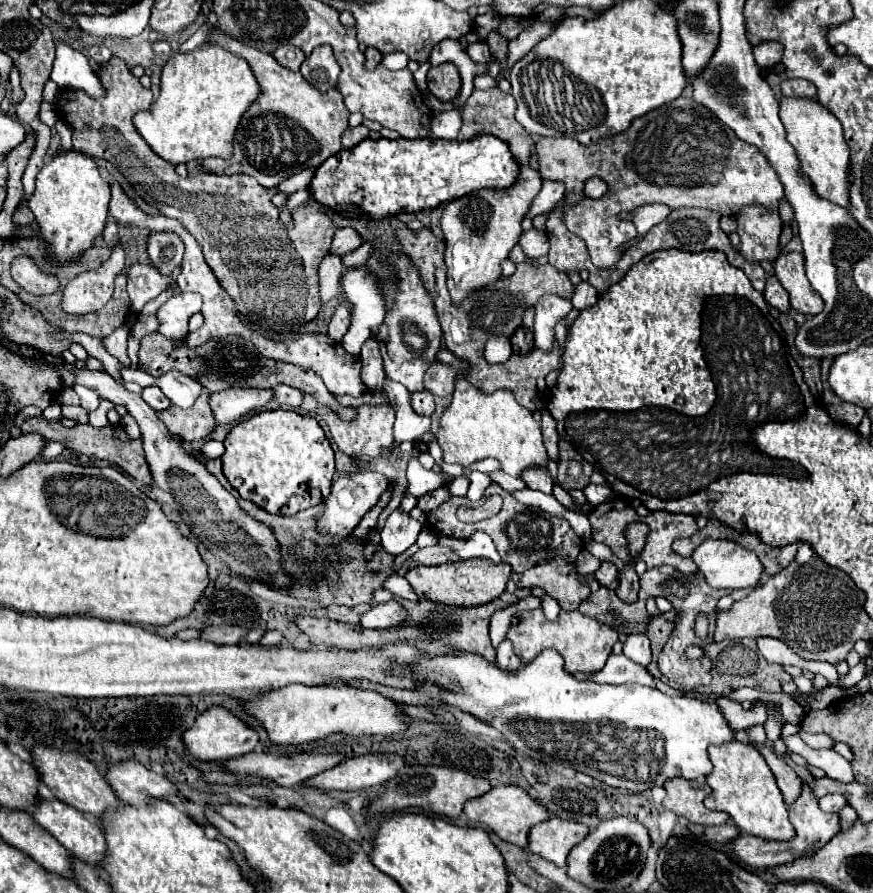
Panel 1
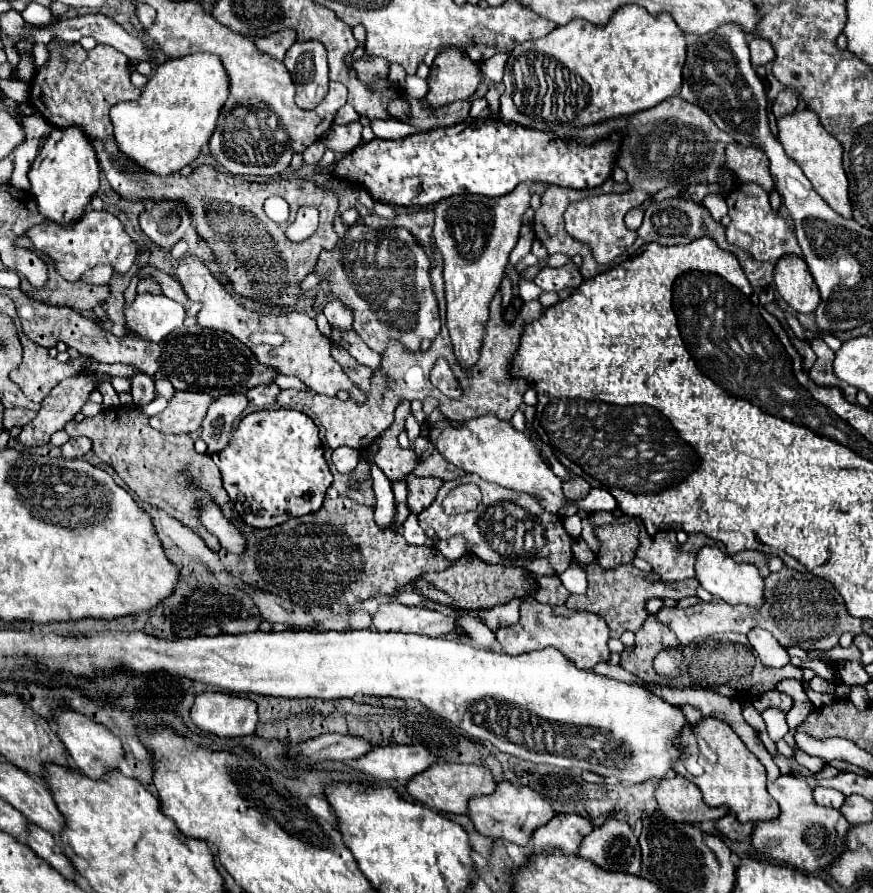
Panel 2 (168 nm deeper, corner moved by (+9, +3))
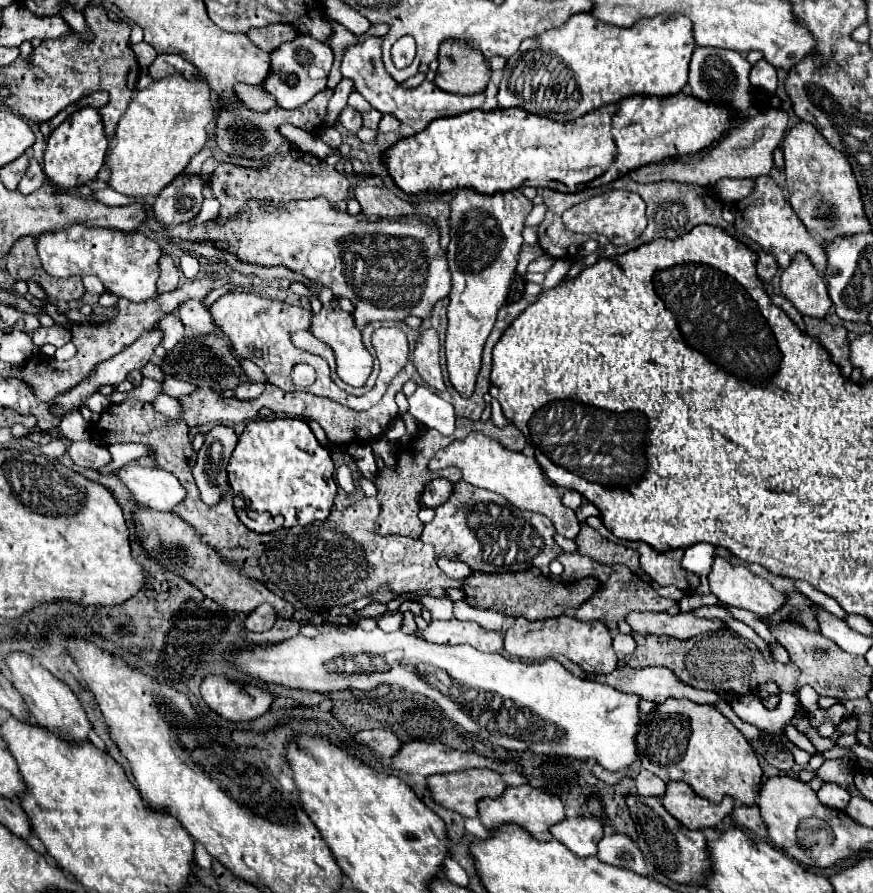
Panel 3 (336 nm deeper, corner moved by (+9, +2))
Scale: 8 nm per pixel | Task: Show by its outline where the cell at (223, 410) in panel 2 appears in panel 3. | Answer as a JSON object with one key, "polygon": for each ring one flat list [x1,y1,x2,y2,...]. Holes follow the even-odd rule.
{"polygon":[[224,424,214,426,204,440,204,446,198,452,198,462,192,468,194,480,200,488,200,496,206,504,214,506,228,488,226,464,230,460,230,452,234,452,238,442,238,434,234,428]]}

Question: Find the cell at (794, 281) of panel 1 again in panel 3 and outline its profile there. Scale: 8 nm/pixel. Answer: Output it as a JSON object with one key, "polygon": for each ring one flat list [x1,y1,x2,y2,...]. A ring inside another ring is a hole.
{"polygon":[[800,252,782,272,780,290,802,316,824,318,830,308,826,282,816,272,816,268,810,266,810,260]]}

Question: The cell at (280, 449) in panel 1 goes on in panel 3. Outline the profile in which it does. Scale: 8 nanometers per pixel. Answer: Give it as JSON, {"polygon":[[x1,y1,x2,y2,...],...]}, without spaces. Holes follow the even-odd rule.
{"polygon":[[274,418,274,420,252,420,240,434,238,446,230,456,226,468,230,488,234,494,234,508,240,522,260,534,274,532,290,526,306,526,316,520,326,520,336,496,334,462,330,452,316,440,312,428,300,418]]}

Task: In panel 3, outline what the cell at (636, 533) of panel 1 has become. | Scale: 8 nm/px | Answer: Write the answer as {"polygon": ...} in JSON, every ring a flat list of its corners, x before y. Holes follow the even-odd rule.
{"polygon":[[586,522,580,524,580,534,576,536,576,544,578,544,580,554,584,554,600,564,610,566,610,564,620,562,620,564,634,568,634,572,638,572,638,552,602,538,600,532,590,528]]}

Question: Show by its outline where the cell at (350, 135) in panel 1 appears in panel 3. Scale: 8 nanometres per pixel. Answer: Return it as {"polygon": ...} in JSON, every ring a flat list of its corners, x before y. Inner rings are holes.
{"polygon":[[346,106,344,110,342,110,342,114,340,114,340,124,350,132,350,134,356,134,360,128,362,128,362,116,360,116,360,112,356,112,354,108,350,108,350,106]]}

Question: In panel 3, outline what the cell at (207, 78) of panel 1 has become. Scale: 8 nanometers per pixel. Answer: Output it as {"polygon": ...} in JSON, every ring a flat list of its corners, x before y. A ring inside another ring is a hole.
{"polygon":[[170,74,154,80,148,88,134,94,118,122,116,140,108,152,108,186,134,198,156,196,204,148,212,122,212,90,204,76,198,74,196,80,188,80,182,74]]}

